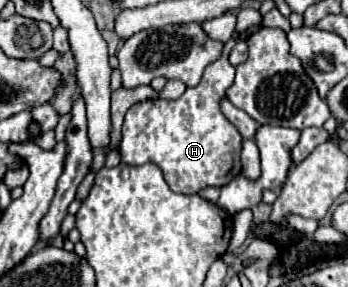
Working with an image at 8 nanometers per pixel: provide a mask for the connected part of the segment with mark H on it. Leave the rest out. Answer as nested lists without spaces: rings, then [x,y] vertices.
[[[232,36],[232,38],[226,42],[224,52],[222,52],[222,58],[218,58],[214,64],[208,64],[208,66],[204,68],[200,86],[186,88],[186,92],[184,92],[178,100],[162,100],[162,98],[158,98],[158,100],[144,100],[144,102],[136,102],[136,104],[126,112],[124,124],[122,124],[122,140],[120,140],[120,158],[122,158],[124,164],[128,164],[128,166],[140,166],[140,164],[146,164],[146,162],[156,164],[156,166],[164,172],[164,178],[166,178],[168,186],[170,186],[174,192],[178,192],[178,194],[198,194],[198,192],[200,192],[202,188],[206,188],[206,186],[218,186],[218,188],[222,188],[222,186],[226,186],[234,176],[238,176],[238,174],[242,172],[242,162],[240,162],[242,136],[240,136],[240,132],[234,128],[234,124],[232,124],[232,122],[222,114],[222,110],[220,110],[220,100],[226,98],[226,90],[228,90],[228,88],[232,86],[232,82],[234,82],[234,66],[228,62],[228,54],[230,54],[230,50],[232,50],[234,44],[236,44],[236,36]]]

